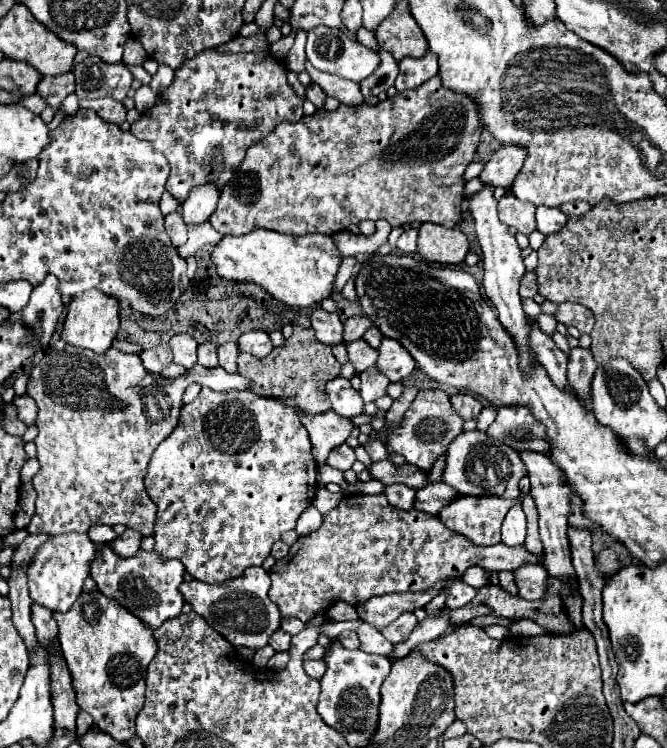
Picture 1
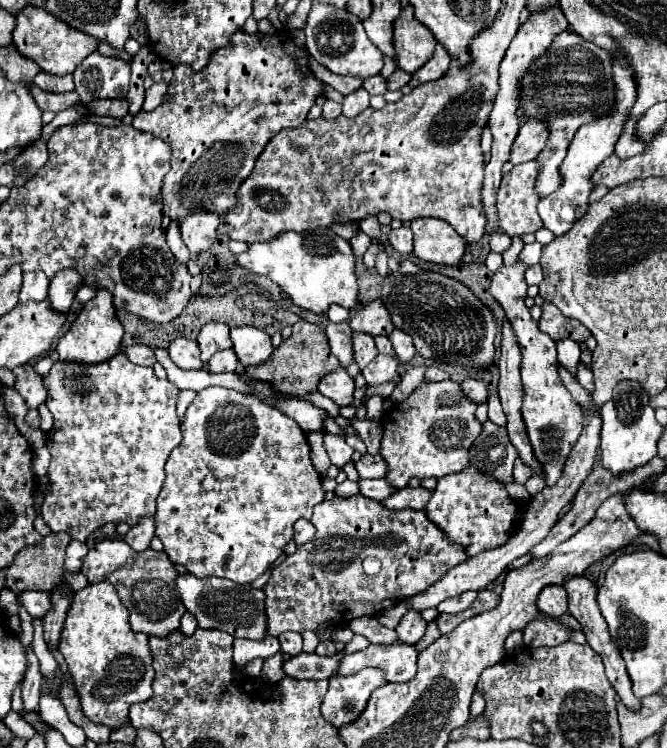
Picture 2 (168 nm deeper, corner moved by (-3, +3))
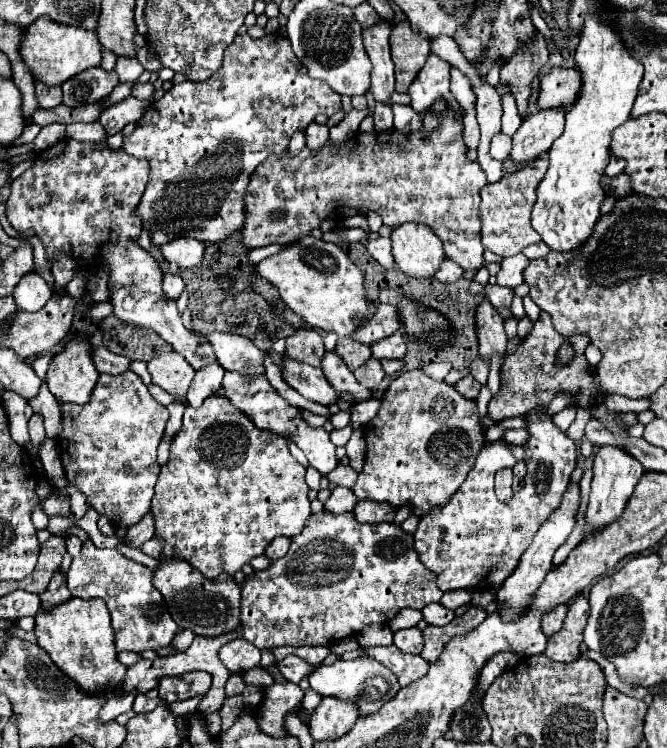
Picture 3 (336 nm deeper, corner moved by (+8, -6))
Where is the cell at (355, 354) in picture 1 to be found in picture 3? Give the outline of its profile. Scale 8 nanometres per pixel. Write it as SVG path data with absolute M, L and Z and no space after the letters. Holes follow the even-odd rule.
M338 338L336 354L346 362L346 366L350 370L360 368L364 362L368 362L372 358L370 346L368 344L360 344L360 342L352 340L352 338Z

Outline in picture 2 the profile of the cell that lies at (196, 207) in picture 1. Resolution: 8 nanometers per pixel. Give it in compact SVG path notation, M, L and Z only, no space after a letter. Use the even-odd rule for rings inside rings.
M195 213L181 221L181 239L193 255L207 251L217 241L221 219L213 213Z

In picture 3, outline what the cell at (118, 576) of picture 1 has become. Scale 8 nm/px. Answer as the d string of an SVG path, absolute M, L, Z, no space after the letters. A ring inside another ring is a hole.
M90 540L84 542L80 556L76 556L66 574L66 584L72 596L78 598L104 598L112 616L112 628L118 650L158 650L172 642L178 632L176 622L164 606L162 594L152 586L152 570L138 564L118 550L100 550Z

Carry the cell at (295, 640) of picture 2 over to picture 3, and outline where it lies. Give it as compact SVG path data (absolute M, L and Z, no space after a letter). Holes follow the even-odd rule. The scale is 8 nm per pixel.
M286 656L286 658L280 660L276 666L278 666L280 674L282 674L286 680L294 682L294 684L298 684L298 682L300 682L304 676L308 676L308 672L310 672L310 664L304 662L302 658L298 658L298 656Z

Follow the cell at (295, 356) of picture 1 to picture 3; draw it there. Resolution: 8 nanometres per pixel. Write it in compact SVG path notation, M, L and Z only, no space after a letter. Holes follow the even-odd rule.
M296 330L292 336L286 338L286 352L288 358L294 358L298 362L320 366L322 354L324 354L324 338L316 330Z

